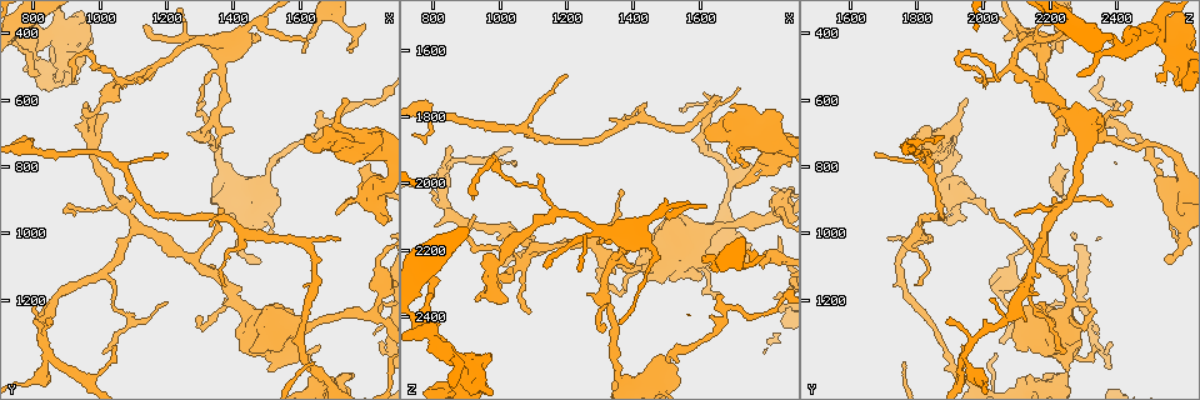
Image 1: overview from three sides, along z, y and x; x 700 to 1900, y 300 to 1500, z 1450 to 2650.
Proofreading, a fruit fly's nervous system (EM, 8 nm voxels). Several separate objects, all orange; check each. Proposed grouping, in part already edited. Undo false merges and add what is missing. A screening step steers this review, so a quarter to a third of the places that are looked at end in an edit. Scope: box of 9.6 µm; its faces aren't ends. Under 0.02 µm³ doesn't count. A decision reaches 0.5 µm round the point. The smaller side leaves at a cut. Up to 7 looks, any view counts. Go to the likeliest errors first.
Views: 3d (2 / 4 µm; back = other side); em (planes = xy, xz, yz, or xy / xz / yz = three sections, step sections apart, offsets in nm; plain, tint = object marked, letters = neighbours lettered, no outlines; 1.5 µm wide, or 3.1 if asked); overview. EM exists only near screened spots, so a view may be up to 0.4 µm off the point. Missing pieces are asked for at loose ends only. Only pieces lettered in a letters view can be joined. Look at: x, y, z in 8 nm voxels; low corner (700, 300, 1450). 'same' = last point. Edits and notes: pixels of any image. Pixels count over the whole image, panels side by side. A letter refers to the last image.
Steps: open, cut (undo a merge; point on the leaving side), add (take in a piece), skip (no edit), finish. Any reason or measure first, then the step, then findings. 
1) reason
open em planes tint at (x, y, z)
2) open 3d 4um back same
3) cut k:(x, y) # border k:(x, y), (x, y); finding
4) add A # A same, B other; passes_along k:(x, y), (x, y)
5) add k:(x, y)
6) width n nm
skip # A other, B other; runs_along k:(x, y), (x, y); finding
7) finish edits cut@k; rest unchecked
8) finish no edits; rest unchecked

open em planes letters at (1610, 470, 2240)

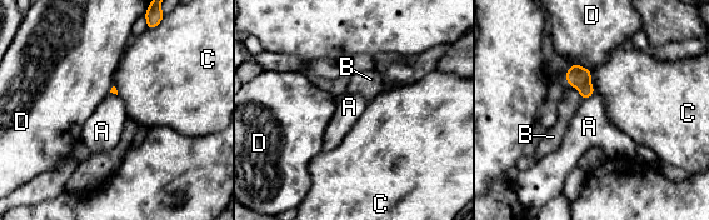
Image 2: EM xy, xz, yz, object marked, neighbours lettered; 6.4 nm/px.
skip # A other, B other, C other, D other; border 2:(594, 91), (583, 99); no lettered piece goes on from it

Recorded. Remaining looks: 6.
branch stops here
open 3d 4um back at (880, 530, 2550)

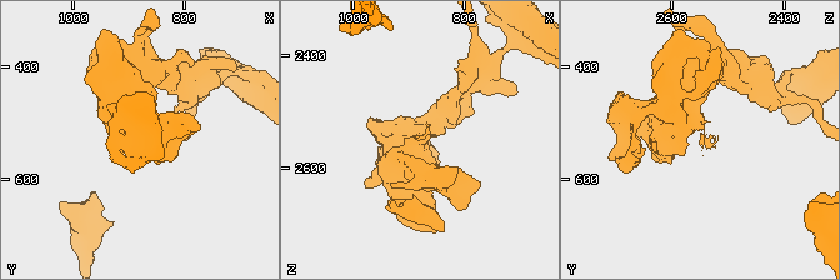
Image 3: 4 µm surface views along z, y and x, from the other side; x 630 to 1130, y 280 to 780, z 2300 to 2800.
now the EM
open em planes plain at (880, 540, 2550)

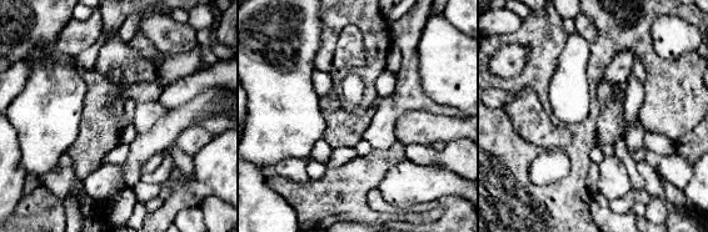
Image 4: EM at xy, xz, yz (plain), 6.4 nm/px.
open em planes letters same

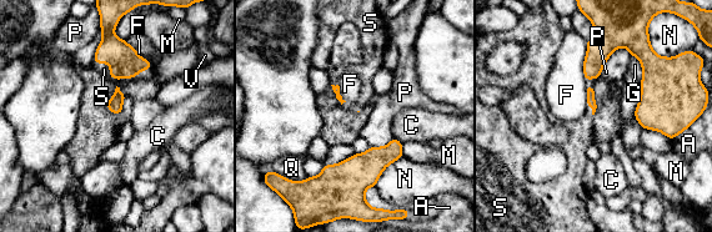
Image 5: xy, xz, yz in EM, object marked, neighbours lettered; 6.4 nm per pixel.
add S # A other, C other, F other, G other, M other, N other, P other, Q other, S same, V other; the neuron continues

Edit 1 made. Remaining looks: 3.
see it whole again
open overview

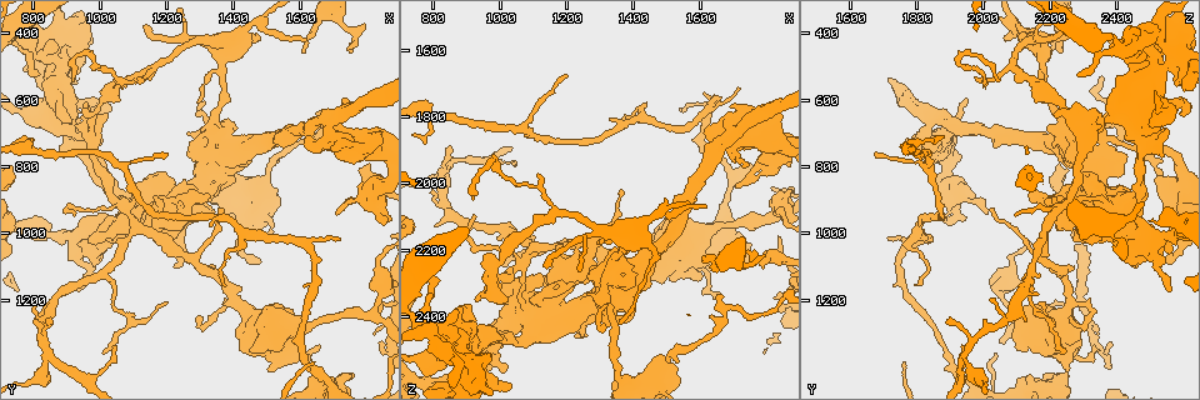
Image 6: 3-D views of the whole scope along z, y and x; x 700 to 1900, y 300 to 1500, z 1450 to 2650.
open em planes letters at (1730, 600, 1960)

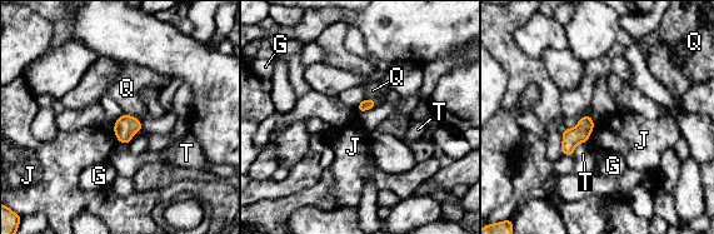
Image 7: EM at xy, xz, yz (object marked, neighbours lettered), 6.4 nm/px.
skip # G other, J other, Q other, T other; border 7:(594, 125), (587, 142); none of them fits

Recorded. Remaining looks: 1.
finish edits add@5; rest unchecked

